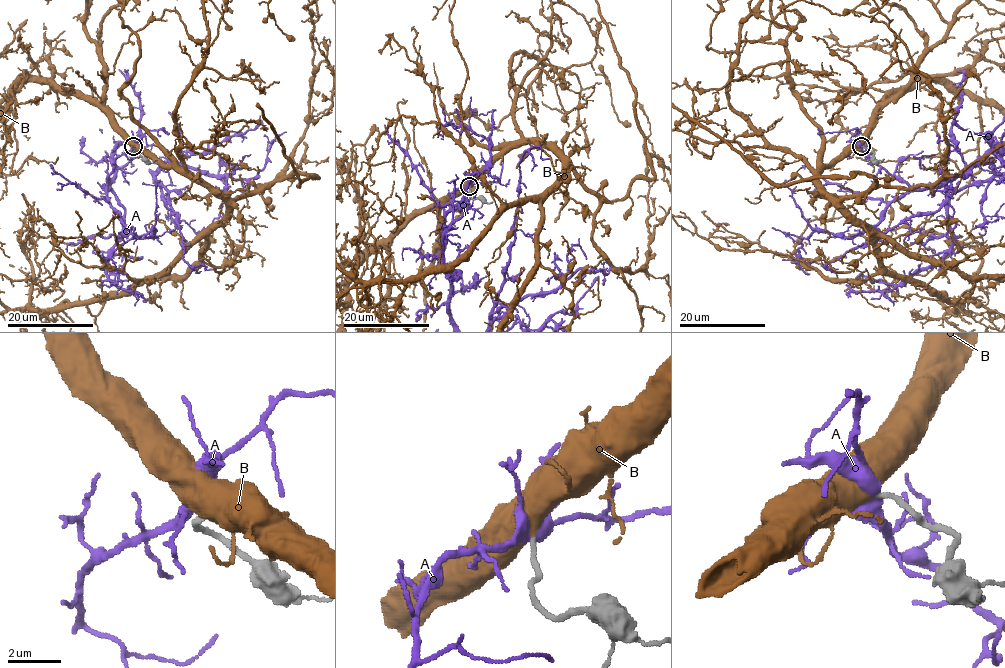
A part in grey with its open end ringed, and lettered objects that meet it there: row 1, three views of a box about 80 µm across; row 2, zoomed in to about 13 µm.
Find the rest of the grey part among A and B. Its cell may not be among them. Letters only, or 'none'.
B

